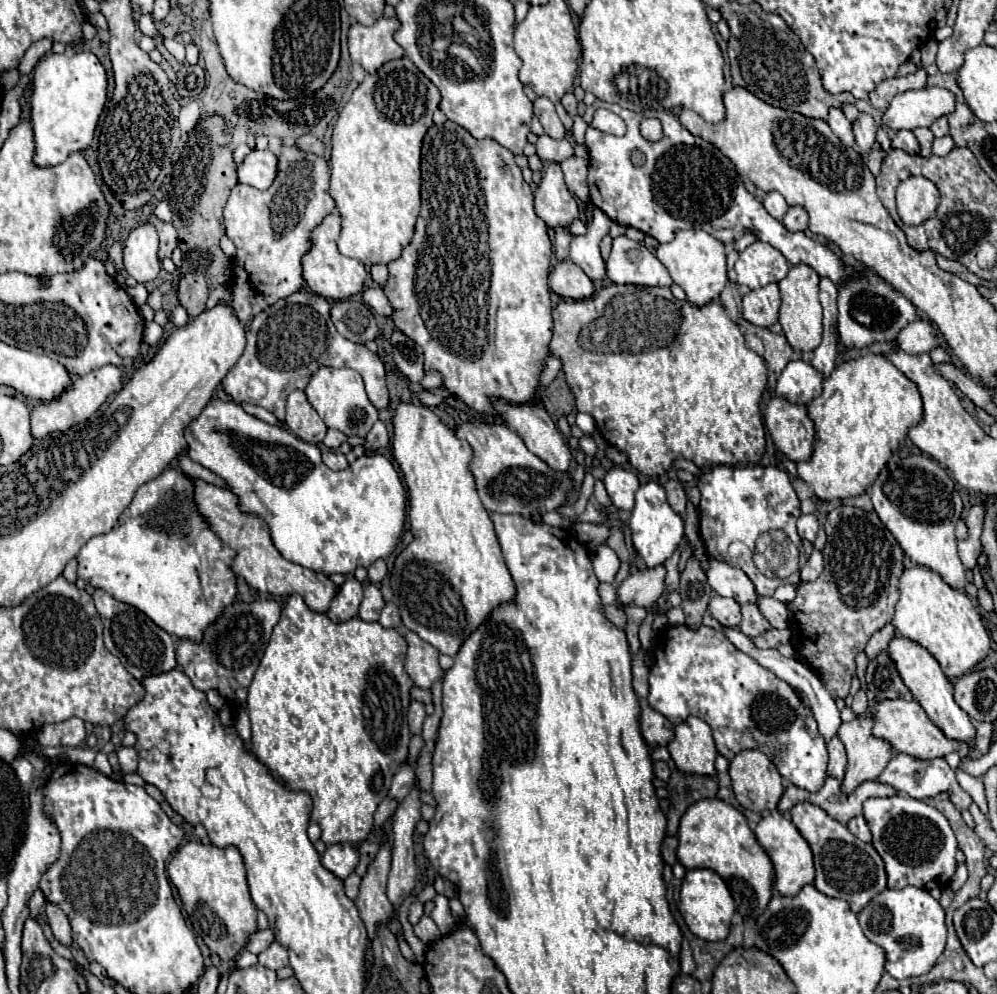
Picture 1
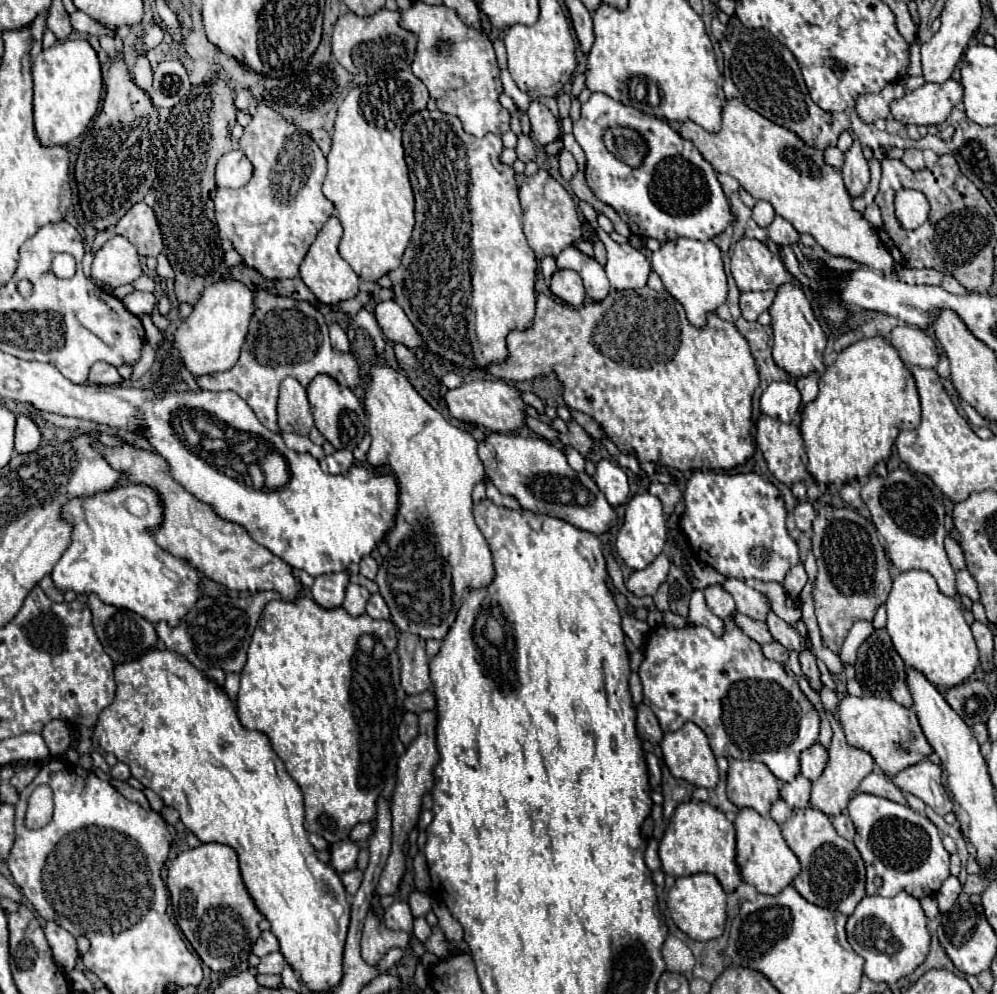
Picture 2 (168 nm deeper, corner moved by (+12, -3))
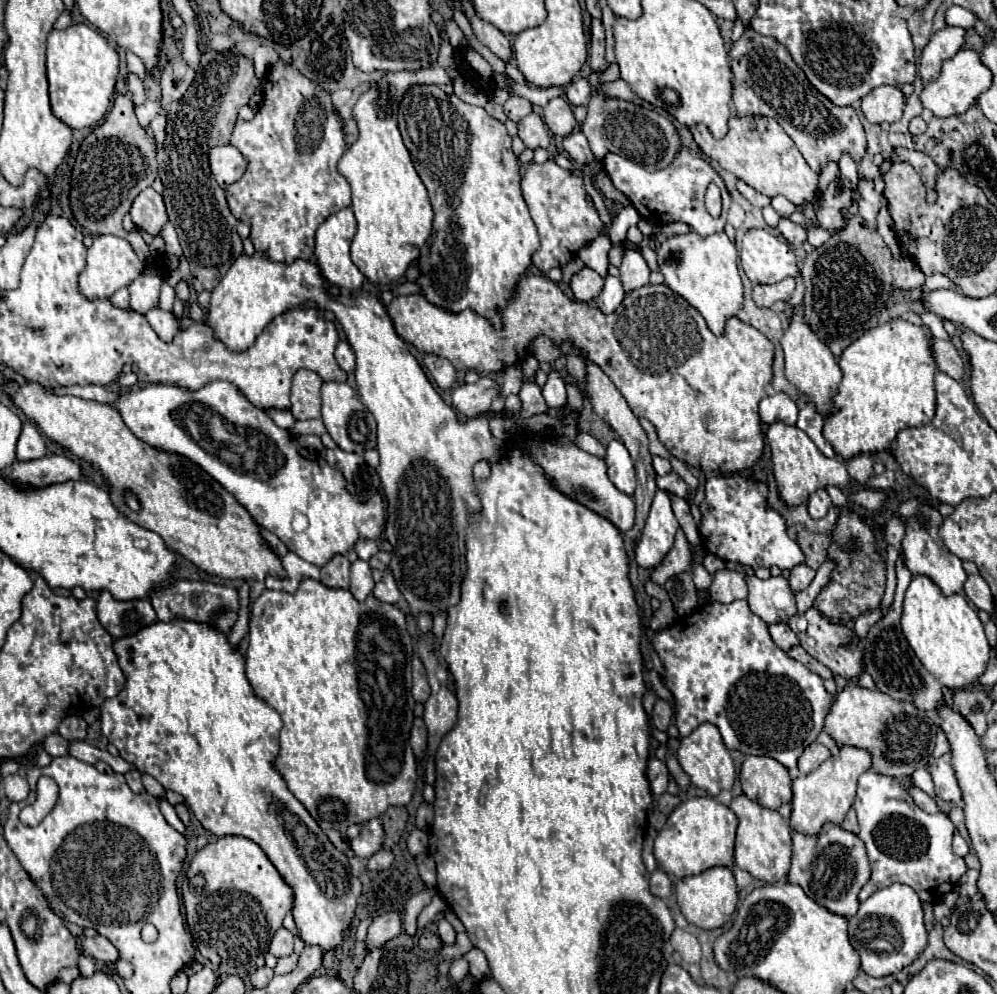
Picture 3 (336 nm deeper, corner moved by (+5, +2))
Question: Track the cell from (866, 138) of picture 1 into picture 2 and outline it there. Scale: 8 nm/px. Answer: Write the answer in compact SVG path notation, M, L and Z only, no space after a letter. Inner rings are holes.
M856 138L844 154L842 176L844 176L844 184L846 184L850 196L858 196L866 190L866 184L870 180L870 172L868 172L868 162L862 154L862 144Z

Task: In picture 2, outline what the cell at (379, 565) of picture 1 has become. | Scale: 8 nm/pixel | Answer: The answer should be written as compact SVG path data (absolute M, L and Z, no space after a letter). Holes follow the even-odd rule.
M366 556L360 560L360 574L366 576L368 580L374 580L376 578L376 570L378 570L378 564L372 556Z

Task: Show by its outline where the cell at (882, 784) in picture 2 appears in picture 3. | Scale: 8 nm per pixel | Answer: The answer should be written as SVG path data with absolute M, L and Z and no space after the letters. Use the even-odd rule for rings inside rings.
M911 789L911 793L913 793L913 801L915 801L923 811L927 811L927 813L939 813L939 811L941 811L939 803L937 803L933 797L929 797L925 791L921 791L921 789Z

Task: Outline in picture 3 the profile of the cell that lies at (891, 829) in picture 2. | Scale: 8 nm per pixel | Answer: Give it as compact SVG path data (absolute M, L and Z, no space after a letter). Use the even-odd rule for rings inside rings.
M871 769L859 777L853 809L859 817L859 837L863 839L871 861L871 879L863 885L859 901L865 901L871 893L889 887L891 883L905 883L919 893L921 901L937 903L967 871L965 861L951 851L955 831L951 819L947 815L929 815L919 809L907 789L909 783L879 775Z

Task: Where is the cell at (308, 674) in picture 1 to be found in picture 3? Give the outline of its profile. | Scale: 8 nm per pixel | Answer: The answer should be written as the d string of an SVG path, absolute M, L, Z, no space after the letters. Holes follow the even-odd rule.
M303 579L295 593L265 589L253 603L251 621L249 621L249 647L247 647L247 677L255 693L265 699L283 719L283 729L279 733L279 753L273 761L275 771L281 773L289 791L305 805L311 817L321 825L321 829L345 829L353 823L367 823L373 817L379 817L391 805L409 805L415 783L417 783L417 759L409 745L409 729L413 723L413 695L411 695L411 657L413 641L405 629L405 615L389 603L377 601L369 595L365 601L357 601L349 589L329 589L317 579Z

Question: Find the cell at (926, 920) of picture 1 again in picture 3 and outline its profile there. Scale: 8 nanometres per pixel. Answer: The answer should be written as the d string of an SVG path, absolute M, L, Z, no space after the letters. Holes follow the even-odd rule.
M901 883L877 889L877 893L859 905L857 915L849 919L849 941L861 955L861 969L871 977L893 975L911 965L927 945L923 909L917 893Z

